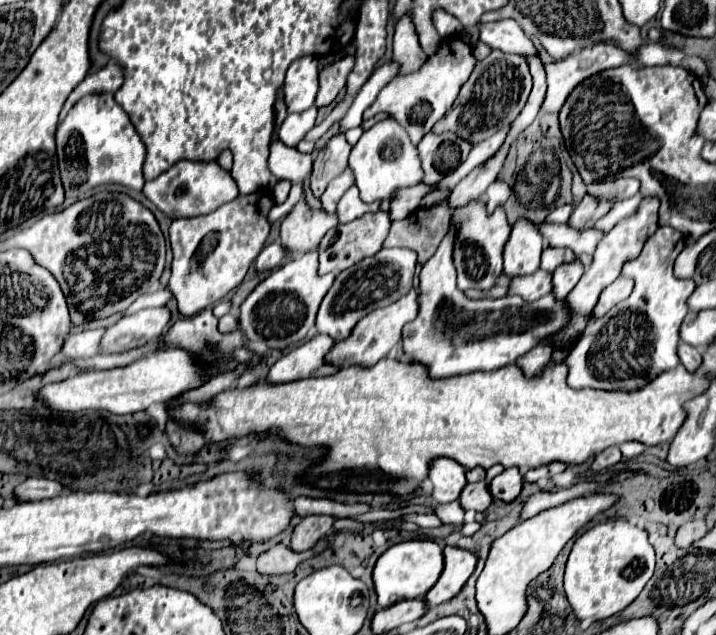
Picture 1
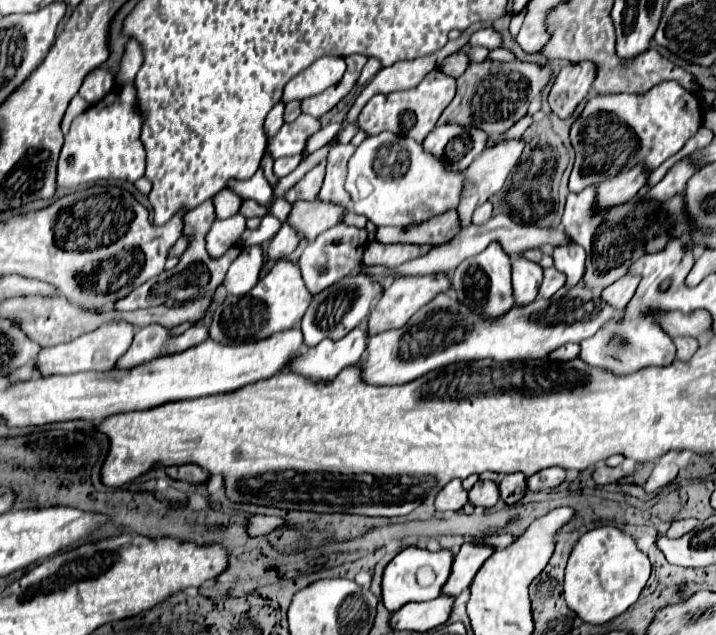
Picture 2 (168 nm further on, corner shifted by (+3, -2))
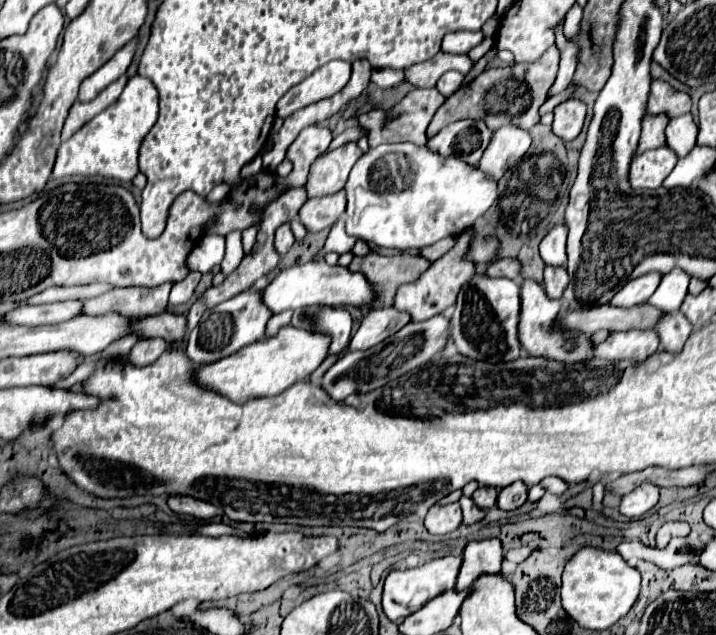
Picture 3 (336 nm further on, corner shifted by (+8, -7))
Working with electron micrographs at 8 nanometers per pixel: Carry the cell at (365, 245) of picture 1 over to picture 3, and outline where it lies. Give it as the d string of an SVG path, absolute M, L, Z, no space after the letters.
M288 310L280 314L273 315L267 323L265 337L269 338L276 335L278 333L278 330L280 330L282 326L287 326L288 324L290 324L292 314L293 311Z

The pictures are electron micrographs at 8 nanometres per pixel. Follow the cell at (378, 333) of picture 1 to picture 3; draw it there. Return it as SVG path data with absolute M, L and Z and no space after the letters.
M474 232L472 234L462 234L458 236L454 248L444 254L440 260L432 262L432 266L412 284L404 284L398 288L396 292L396 300L394 300L394 308L396 310L406 310L412 320L428 320L440 312L444 312L448 306L452 306L456 302L456 296L458 292L462 290L462 286L470 280L470 276L474 276L476 272L476 266L472 260L466 260L466 252L470 248L470 242L474 238Z

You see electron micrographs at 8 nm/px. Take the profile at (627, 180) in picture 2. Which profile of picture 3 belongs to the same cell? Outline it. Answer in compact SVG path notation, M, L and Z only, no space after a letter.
M662 146L658 150L648 150L638 154L630 166L632 188L660 188L664 178L674 170L678 156L672 148Z

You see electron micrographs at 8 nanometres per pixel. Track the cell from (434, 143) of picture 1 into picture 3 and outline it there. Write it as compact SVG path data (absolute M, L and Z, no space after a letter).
M458 120L432 136L428 140L428 146L442 156L456 156L462 160L466 156L468 164L478 164L482 152L490 142L490 136L492 130L482 124L482 120Z

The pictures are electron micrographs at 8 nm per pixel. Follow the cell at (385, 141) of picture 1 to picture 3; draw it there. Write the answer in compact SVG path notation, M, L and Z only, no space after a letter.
M410 142L370 148L354 164L344 190L348 194L348 206L344 212L346 234L364 240L368 246L388 250L420 250L446 236L458 236L472 228L498 196L496 182L490 180L490 176L486 176L478 166L470 166L454 156L444 158L426 146Z

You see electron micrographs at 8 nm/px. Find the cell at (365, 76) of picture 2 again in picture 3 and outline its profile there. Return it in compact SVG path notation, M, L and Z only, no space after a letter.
M382 68L382 70L372 70L372 82L378 84L380 88L392 88L404 80L404 72Z

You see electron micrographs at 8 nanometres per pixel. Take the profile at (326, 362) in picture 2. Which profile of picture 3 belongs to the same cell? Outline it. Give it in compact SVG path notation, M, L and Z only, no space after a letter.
M396 308L366 312L364 322L360 324L358 332L350 342L350 350L368 350L386 340L388 336L392 336L394 332L398 332L408 322L408 312L398 312Z

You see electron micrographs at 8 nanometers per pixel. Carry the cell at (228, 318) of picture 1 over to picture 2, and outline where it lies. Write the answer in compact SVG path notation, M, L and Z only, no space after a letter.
M147 325L135 333L135 339L133 339L129 351L119 359L117 367L131 369L131 367L151 361L163 353L185 351L193 345L203 343L205 339L207 339L205 325L193 325L179 337L171 337L163 325Z

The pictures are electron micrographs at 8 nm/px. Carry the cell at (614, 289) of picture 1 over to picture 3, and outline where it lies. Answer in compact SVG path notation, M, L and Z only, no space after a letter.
M648 272L640 278L630 280L614 298L612 298L612 306L620 306L620 308L632 308L636 304L644 304L654 290L658 288L662 280L662 274L658 272Z

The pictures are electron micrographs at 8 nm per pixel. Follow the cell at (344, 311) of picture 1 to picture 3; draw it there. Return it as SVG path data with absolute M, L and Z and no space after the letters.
M300 308L292 314L292 324L298 328L318 330L332 336L330 344L330 356L340 356L348 344L350 344L350 330L352 330L352 318L342 308Z

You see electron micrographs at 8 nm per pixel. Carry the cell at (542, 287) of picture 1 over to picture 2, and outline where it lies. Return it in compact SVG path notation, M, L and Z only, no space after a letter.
M549 267L549 269L545 269L545 277L543 277L543 283L539 287L539 297L547 299L547 295L553 295L563 285L565 285L565 275L561 271L557 271L555 267Z

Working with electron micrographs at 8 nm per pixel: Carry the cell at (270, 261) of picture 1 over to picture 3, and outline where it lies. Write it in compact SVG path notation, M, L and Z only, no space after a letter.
M288 222L282 224L282 226L276 230L276 250L278 250L278 254L284 256L294 242L296 242L296 238L294 238L294 234L292 234L290 224L288 224Z

